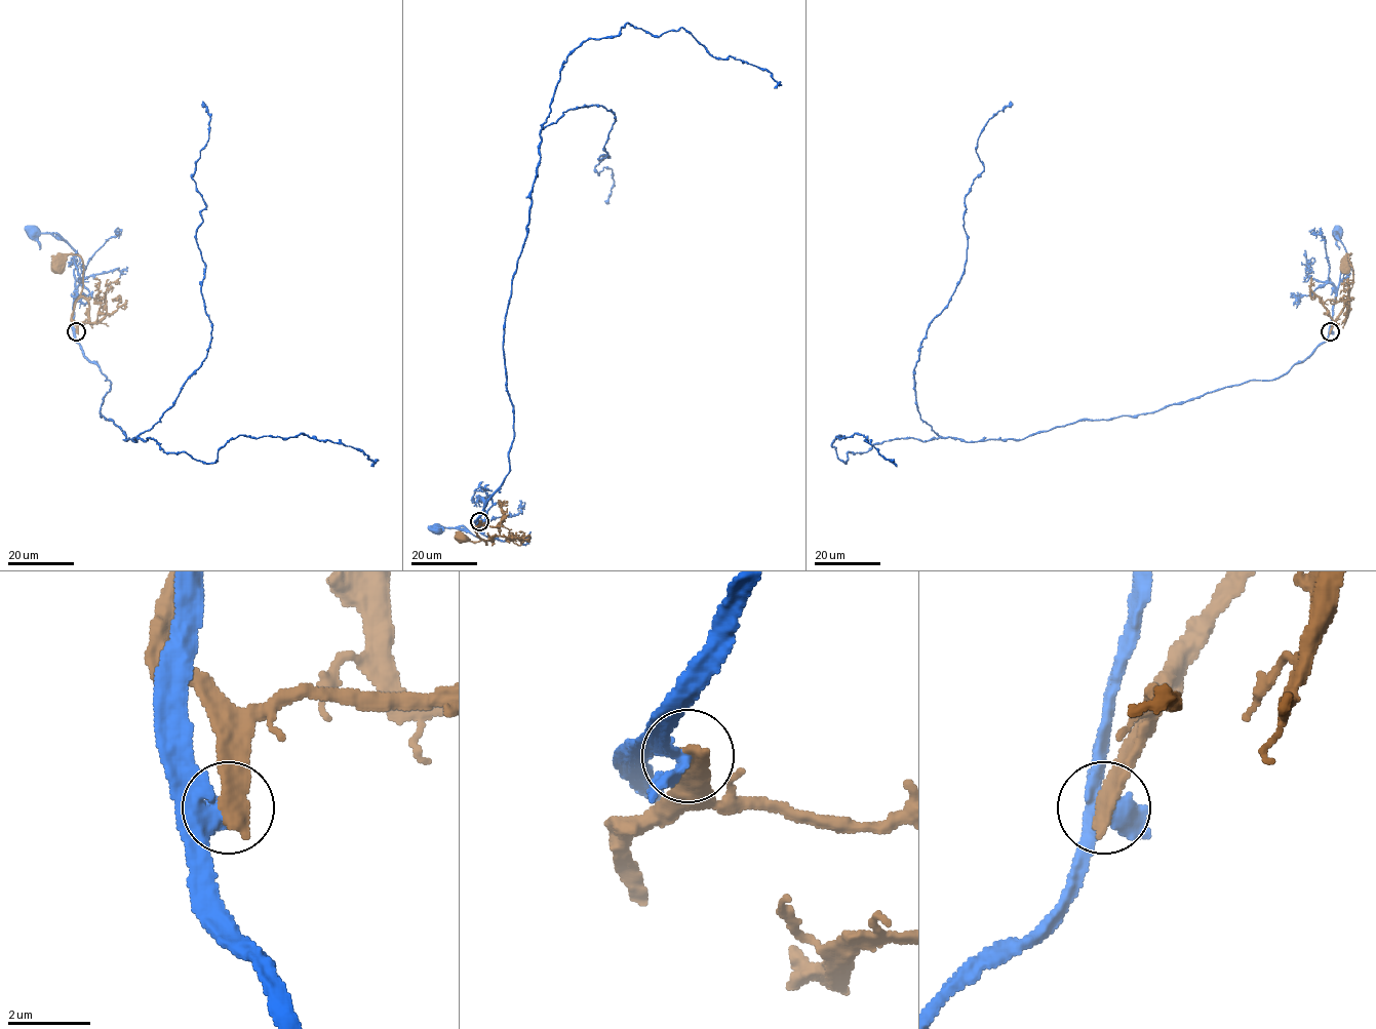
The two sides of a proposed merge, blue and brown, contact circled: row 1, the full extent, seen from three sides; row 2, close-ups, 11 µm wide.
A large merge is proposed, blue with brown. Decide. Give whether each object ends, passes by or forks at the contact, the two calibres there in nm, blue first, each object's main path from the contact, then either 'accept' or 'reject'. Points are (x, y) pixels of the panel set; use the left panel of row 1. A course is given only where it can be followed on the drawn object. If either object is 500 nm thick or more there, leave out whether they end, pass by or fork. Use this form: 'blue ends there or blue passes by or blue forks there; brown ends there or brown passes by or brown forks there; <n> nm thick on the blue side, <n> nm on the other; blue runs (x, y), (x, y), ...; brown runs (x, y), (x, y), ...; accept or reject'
blue passes by; brown ends there; 360 nm thick on the blue side, 440 nm on the other; blue runs (77, 331), (73, 327), (74, 268), (79, 255), (51, 234), (33, 232); brown runs (77, 331), (72, 318), (82, 286), (83, 264), (78, 255), (68, 254), (57, 265); reject

